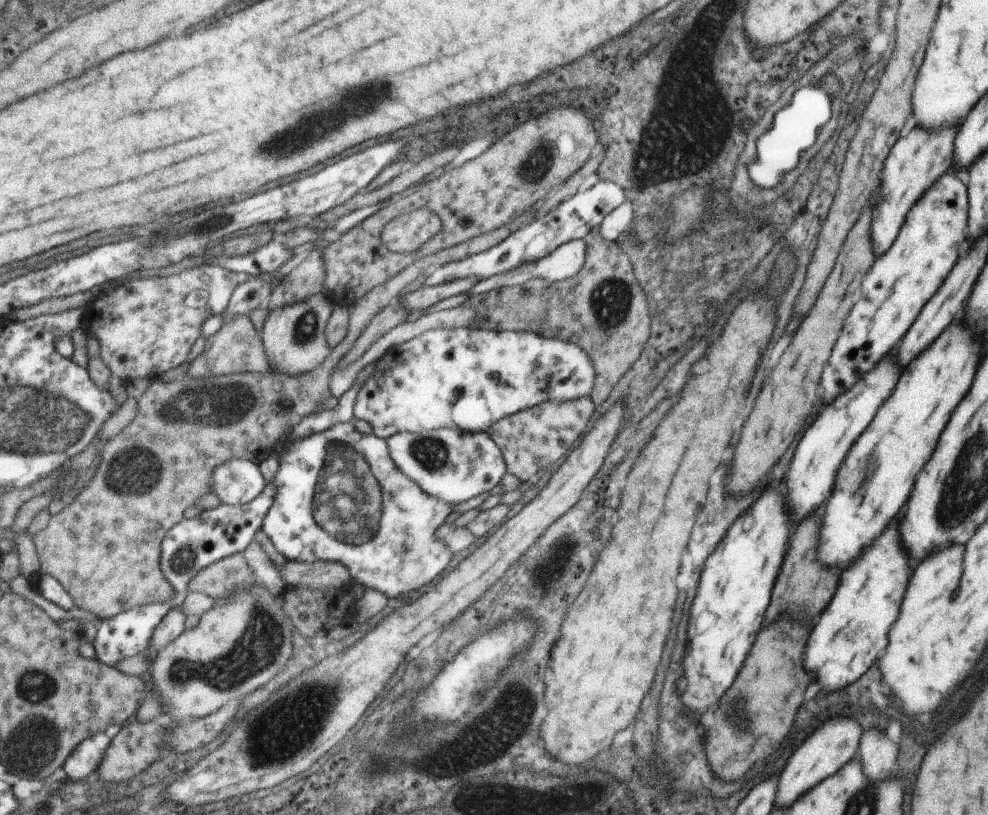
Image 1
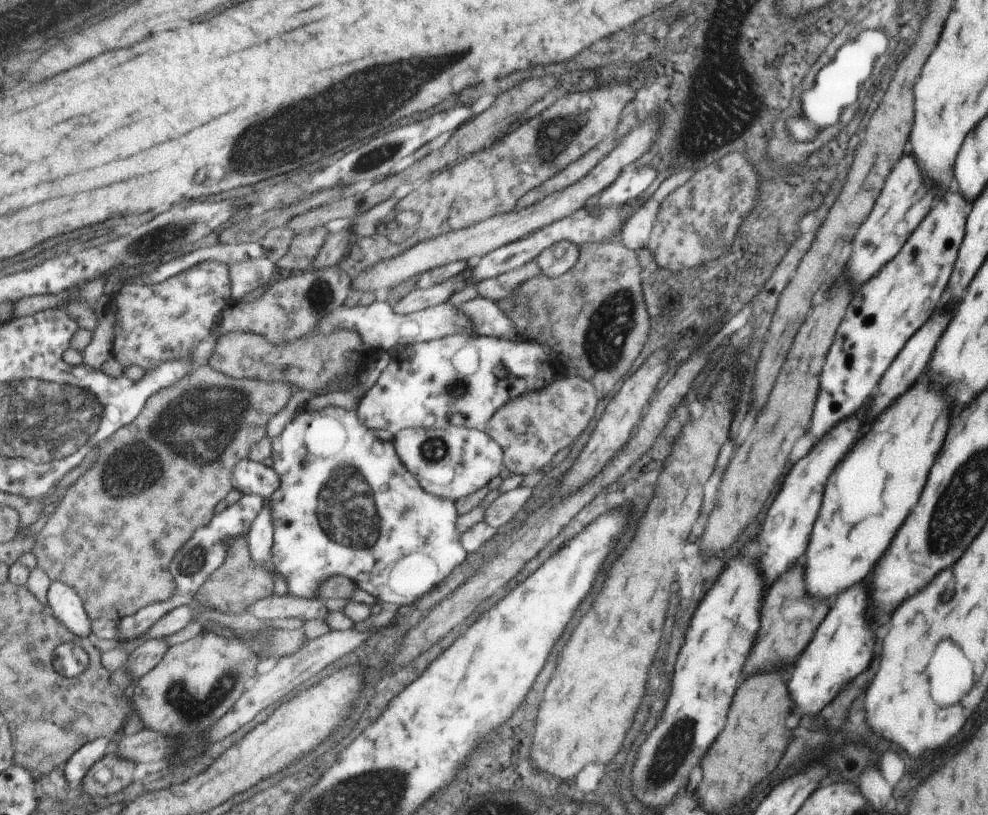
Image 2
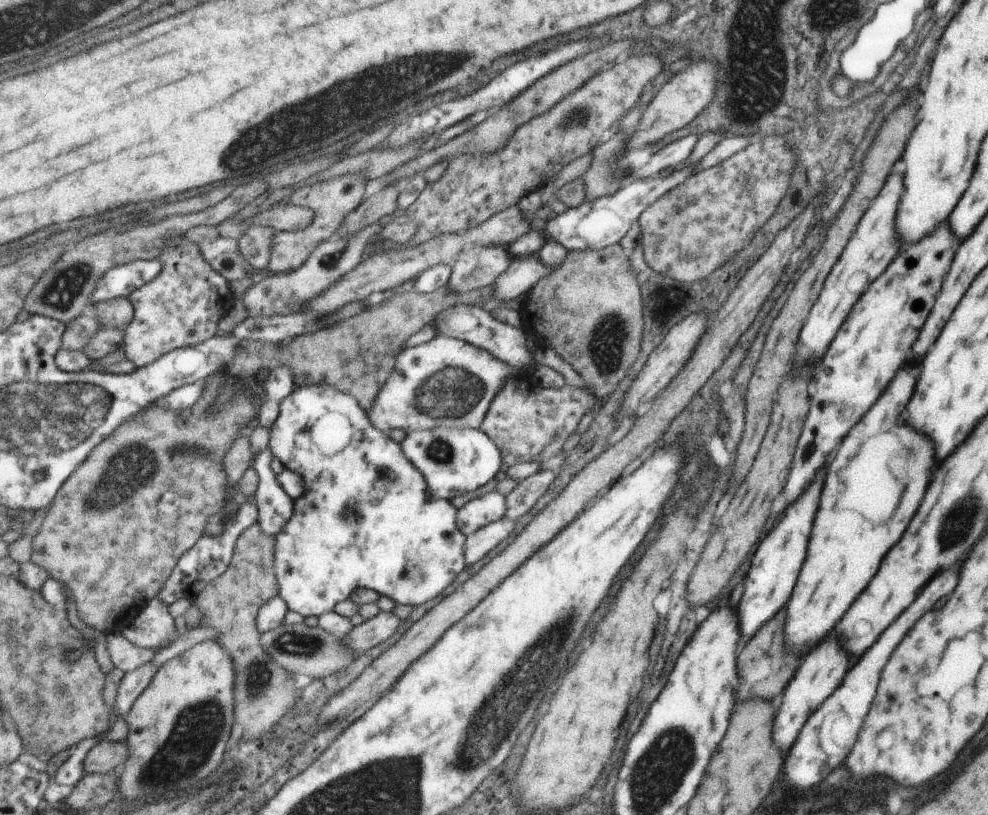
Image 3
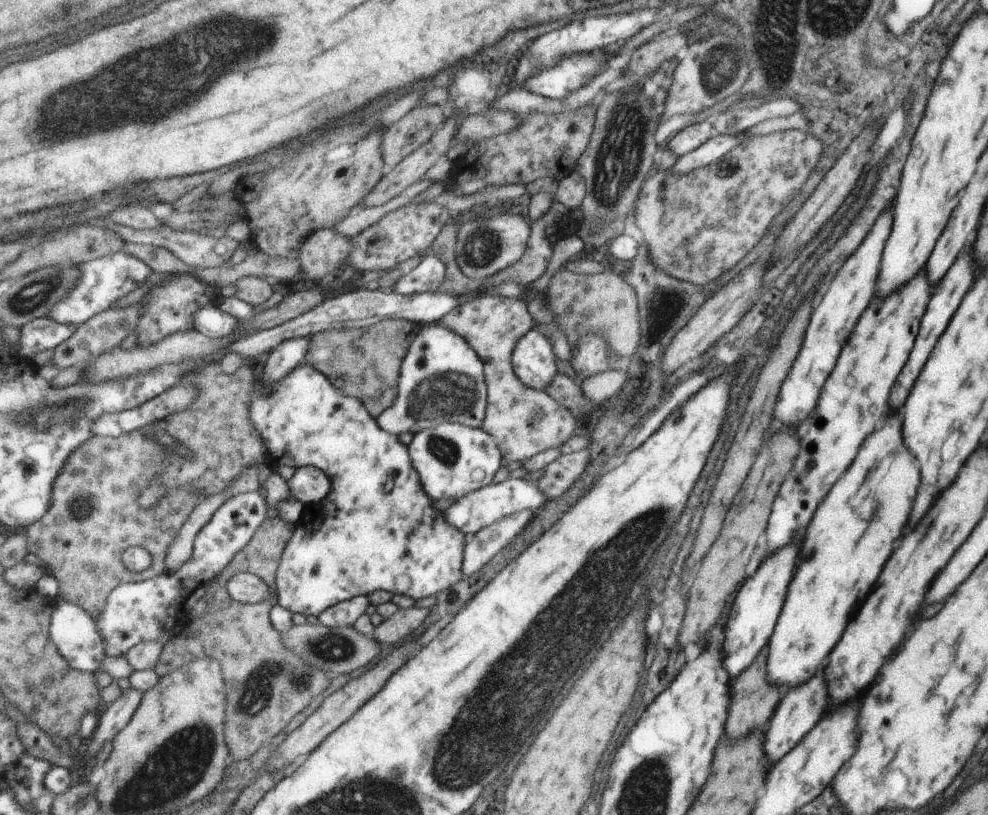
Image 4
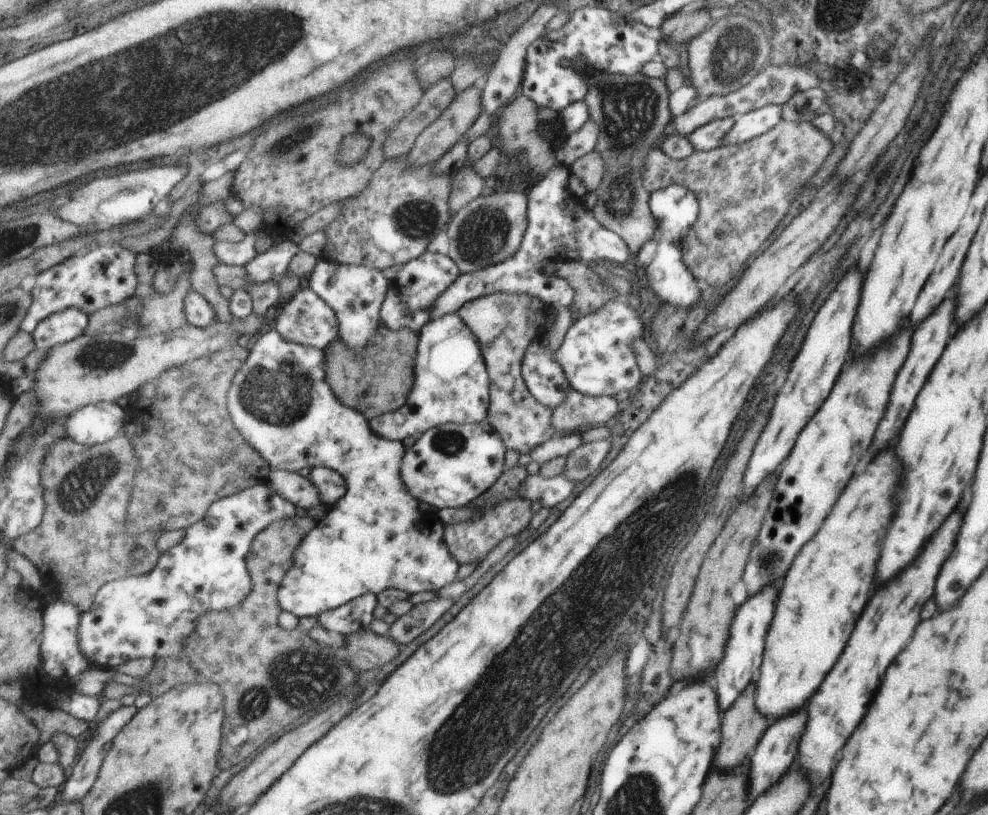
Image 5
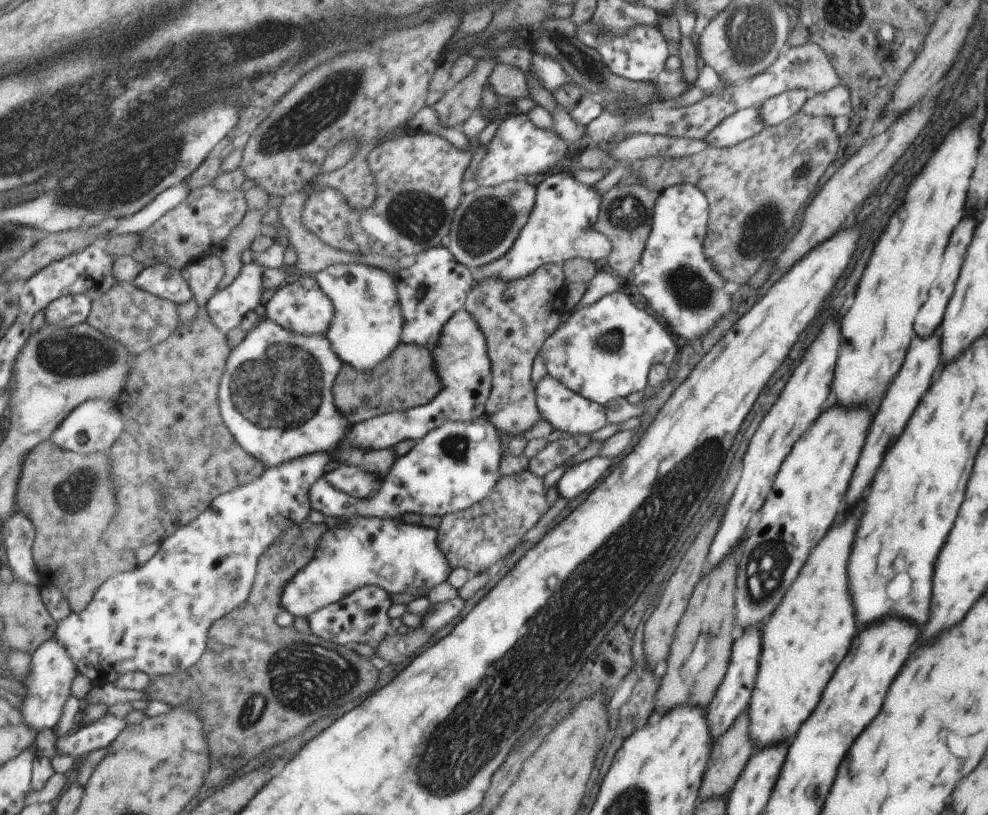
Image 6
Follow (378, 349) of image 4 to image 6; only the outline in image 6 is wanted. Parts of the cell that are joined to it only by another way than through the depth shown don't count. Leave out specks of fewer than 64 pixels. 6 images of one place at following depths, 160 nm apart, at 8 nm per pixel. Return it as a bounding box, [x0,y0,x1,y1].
[334,342,440,426]

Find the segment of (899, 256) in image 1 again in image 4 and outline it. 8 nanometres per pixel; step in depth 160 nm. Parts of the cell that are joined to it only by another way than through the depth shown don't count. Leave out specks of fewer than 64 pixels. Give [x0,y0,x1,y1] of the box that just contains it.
[761,268,931,561]

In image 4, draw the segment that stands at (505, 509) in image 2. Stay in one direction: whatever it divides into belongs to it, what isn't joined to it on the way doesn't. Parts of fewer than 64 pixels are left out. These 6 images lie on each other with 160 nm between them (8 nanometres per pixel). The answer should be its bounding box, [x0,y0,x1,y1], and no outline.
[535,448,594,502]

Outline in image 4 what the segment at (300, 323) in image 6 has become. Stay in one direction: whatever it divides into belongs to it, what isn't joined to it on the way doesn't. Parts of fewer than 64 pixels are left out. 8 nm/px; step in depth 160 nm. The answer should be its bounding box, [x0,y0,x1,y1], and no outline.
[261,337,311,387]

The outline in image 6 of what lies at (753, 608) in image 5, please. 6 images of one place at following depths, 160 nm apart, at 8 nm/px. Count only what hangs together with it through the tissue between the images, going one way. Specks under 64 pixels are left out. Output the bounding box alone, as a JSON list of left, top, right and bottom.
[707,628,761,736]

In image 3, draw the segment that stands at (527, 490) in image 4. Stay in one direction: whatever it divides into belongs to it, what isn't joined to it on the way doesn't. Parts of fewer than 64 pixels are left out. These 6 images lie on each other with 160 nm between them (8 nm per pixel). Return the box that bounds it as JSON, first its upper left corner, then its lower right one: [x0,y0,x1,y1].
[456,491,504,536]

